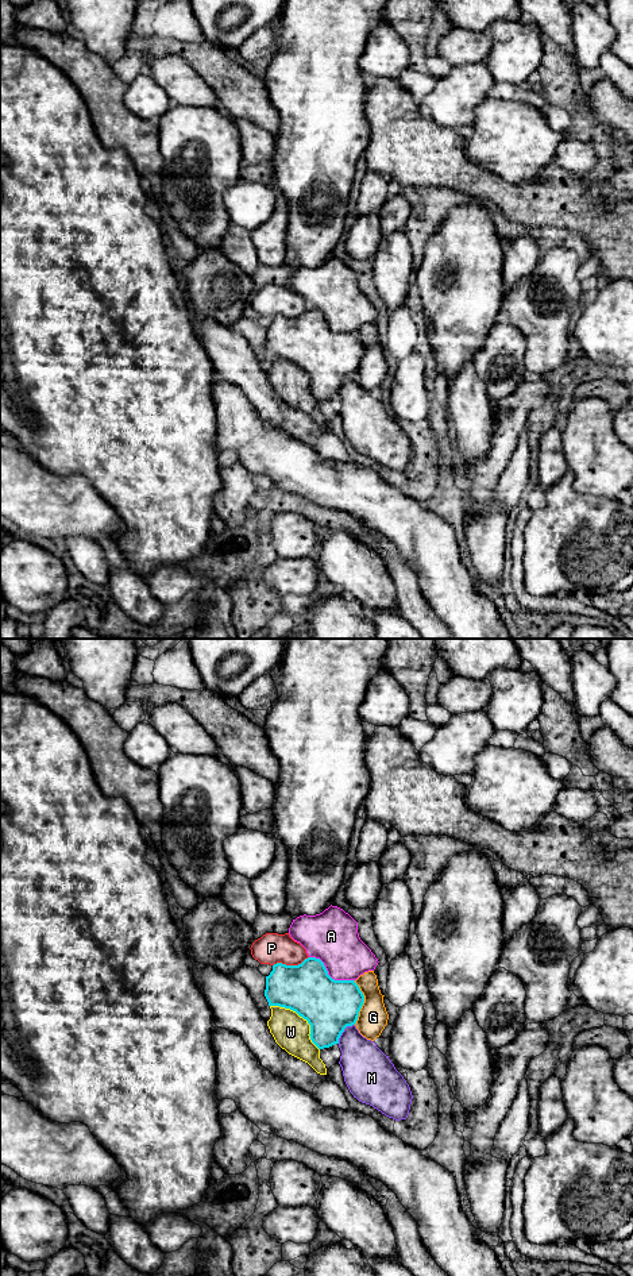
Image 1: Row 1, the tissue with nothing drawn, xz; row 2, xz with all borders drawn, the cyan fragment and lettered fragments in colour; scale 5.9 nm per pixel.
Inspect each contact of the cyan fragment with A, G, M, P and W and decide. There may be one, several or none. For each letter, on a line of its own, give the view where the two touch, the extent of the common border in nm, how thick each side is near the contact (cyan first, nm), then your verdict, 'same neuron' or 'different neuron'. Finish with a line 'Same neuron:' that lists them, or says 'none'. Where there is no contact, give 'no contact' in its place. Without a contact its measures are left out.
A: meets cyan in xz; contact 300 nm long; 320 nm thick on the cyan side, 300 nm on the other; different neuron
G: meets cyan in xz; contact 260 nm long; 320 nm thick on the cyan side, 180 nm on the other; different neuron
M: meets cyan in xz; contact 160 nm long; 320 nm thick on the cyan side, 280 nm on the other; different neuron
P: meets cyan in xz; contact 220 nm long; 300 nm thick on the cyan side, 190 nm on the other; same neuron
W: meets cyan in xz; contact 400 nm long; 320 nm thick on the cyan side, 220 nm on the other; different neuron
Same neuron: P

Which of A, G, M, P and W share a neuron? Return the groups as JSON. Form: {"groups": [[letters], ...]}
{"groups": [["A"], ["G", "M"], ["P"], ["W"]]}

